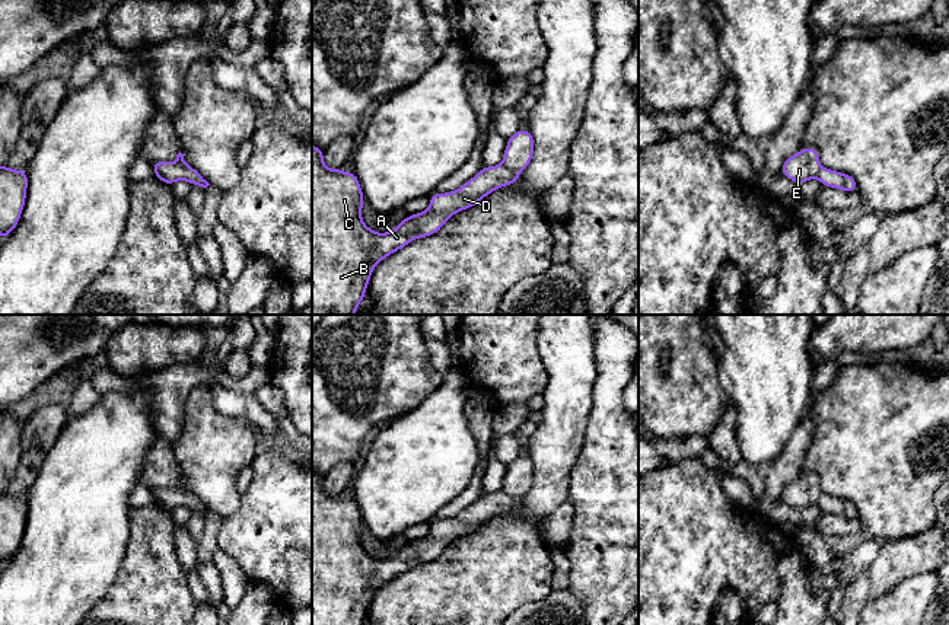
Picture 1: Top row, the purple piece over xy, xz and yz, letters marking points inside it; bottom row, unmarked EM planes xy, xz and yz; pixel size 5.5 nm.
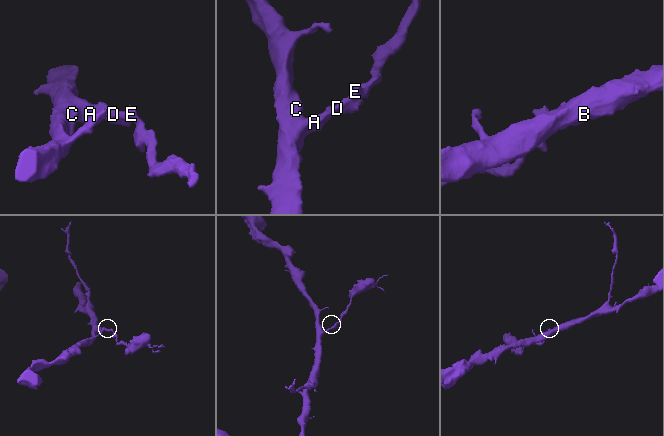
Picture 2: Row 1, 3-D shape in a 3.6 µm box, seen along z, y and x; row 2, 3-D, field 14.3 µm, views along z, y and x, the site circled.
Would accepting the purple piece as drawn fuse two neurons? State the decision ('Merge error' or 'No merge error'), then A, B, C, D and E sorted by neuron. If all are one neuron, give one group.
No merge error. Groups: A B C D E

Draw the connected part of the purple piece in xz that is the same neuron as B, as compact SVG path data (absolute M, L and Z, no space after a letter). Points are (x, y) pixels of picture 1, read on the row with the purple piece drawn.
M518 130L507 138L503 163L484 166L459 189L431 194L426 211L407 216L395 229L378 233L362 219L364 197L354 172L324 165L324 152L312 144L312 315L354 315L378 262L410 242L436 235L456 213L474 207L484 197L516 182L532 162L534 137L529 130Z

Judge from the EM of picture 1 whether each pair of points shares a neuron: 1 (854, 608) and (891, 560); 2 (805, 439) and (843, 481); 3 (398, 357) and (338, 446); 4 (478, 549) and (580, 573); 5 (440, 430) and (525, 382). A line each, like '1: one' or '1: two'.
1: one
2: two
3: one
4: two
5: two

